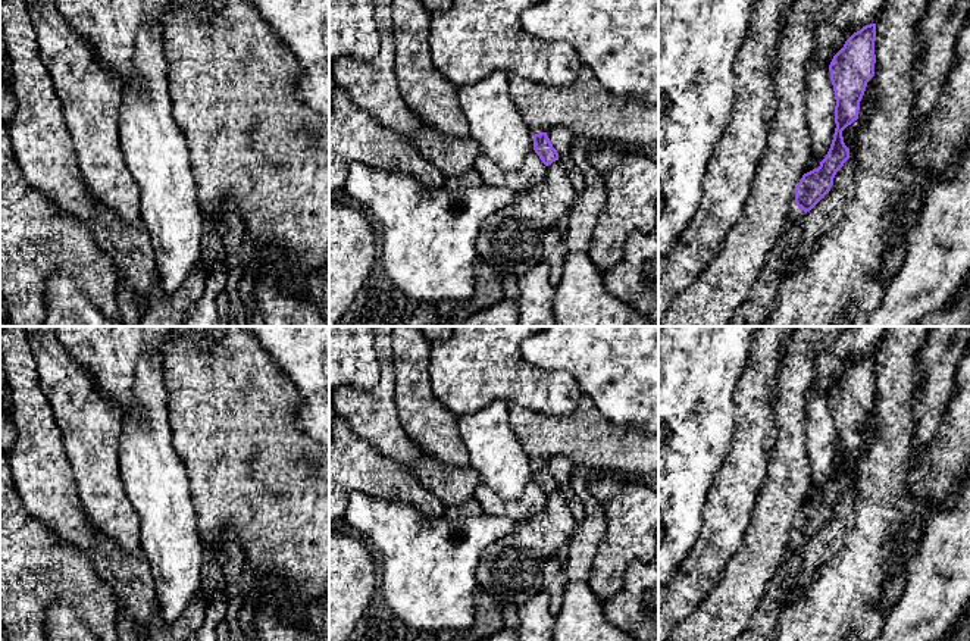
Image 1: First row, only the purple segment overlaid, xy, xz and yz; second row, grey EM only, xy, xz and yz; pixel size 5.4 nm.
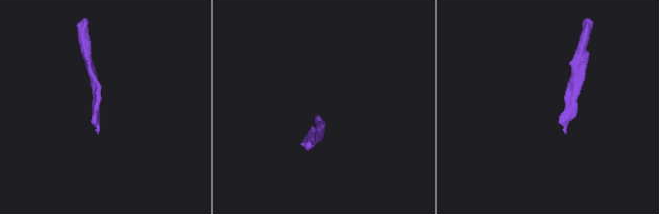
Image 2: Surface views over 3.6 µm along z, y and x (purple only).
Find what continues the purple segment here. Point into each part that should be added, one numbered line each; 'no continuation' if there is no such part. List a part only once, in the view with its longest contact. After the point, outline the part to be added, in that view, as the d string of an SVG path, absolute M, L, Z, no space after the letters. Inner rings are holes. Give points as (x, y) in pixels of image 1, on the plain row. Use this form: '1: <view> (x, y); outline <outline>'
1: yz (764, 622); outline M794 535L786 559L770 579L761 603L736 641L773 641L777 637L782 612L802 569L805 545L801 537Z

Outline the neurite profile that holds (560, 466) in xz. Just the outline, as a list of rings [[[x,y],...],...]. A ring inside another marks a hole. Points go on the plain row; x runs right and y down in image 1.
[[[558,454],[548,459],[547,465],[553,476],[557,479],[558,488],[570,497],[569,485],[573,478],[573,462],[569,457]]]

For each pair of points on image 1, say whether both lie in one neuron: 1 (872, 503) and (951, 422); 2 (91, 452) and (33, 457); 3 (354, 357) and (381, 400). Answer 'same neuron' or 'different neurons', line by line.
1: different neurons
2: different neurons
3: different neurons

